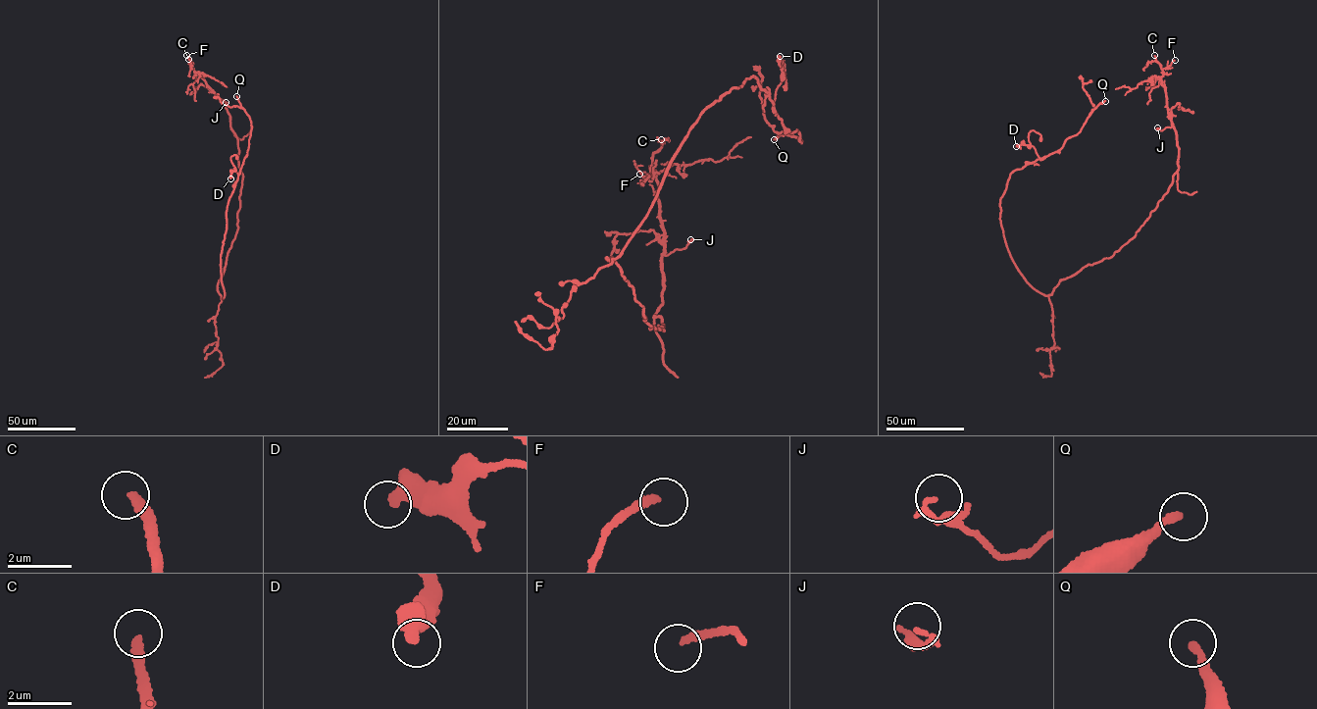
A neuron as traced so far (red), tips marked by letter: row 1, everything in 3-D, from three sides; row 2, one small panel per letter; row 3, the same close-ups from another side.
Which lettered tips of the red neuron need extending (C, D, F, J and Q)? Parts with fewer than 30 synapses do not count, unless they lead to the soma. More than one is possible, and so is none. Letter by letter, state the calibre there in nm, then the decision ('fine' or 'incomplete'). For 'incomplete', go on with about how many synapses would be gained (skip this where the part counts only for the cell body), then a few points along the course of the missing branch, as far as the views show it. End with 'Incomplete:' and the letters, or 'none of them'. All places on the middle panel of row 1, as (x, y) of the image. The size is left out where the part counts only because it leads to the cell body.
C: 280 nm | incomplete | 45 syn | (661, 139), (656, 127), (642, 119), (636, 85), (608, 69), (588, 45), (577, 47)
D: 480 nm | fine
F: 190 nm | fine
J: 150 nm | fine
Q: 240 nm | incomplete | 150 syn | (774, 139), (734, 151), (730, 136), (711, 126), (691, 118), (677, 119), (668, 100), (629, 70), (639, 65)
Incomplete: C, Q

